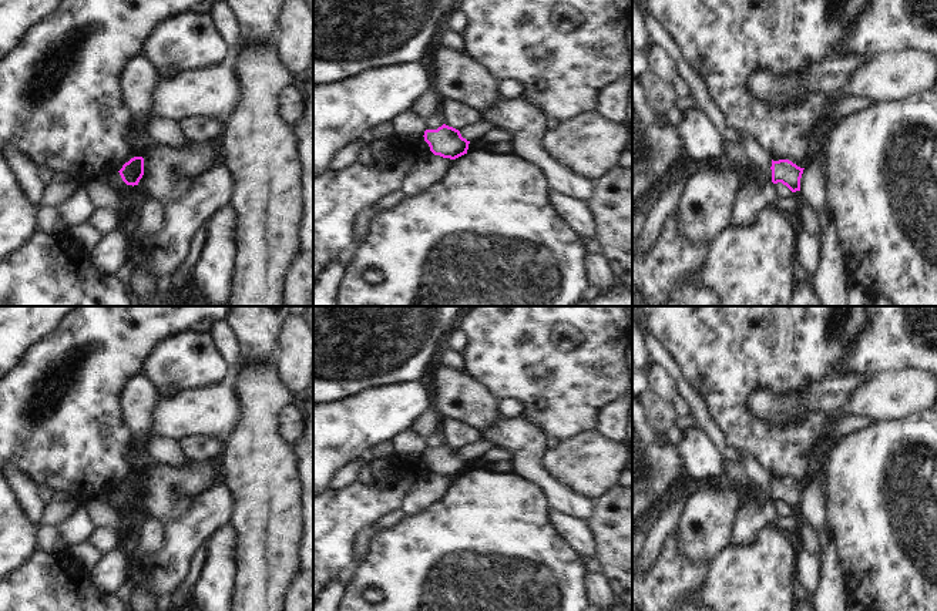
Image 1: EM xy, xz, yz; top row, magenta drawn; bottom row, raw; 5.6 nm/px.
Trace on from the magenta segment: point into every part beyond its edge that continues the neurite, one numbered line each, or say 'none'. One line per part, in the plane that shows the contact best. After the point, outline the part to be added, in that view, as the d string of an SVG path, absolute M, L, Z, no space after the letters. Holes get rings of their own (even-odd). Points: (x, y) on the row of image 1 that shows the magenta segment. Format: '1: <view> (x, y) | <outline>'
none

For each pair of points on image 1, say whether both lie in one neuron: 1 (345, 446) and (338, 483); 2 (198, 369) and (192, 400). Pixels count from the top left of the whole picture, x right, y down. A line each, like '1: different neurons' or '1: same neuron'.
1: different neurons
2: different neurons

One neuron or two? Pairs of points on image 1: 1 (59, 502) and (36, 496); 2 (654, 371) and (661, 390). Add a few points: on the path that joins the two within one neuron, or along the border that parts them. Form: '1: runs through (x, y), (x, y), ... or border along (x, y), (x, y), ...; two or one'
1: border along (46, 494), (43, 516), (36, 524); two
2: runs through (658, 375), (661, 386); one

